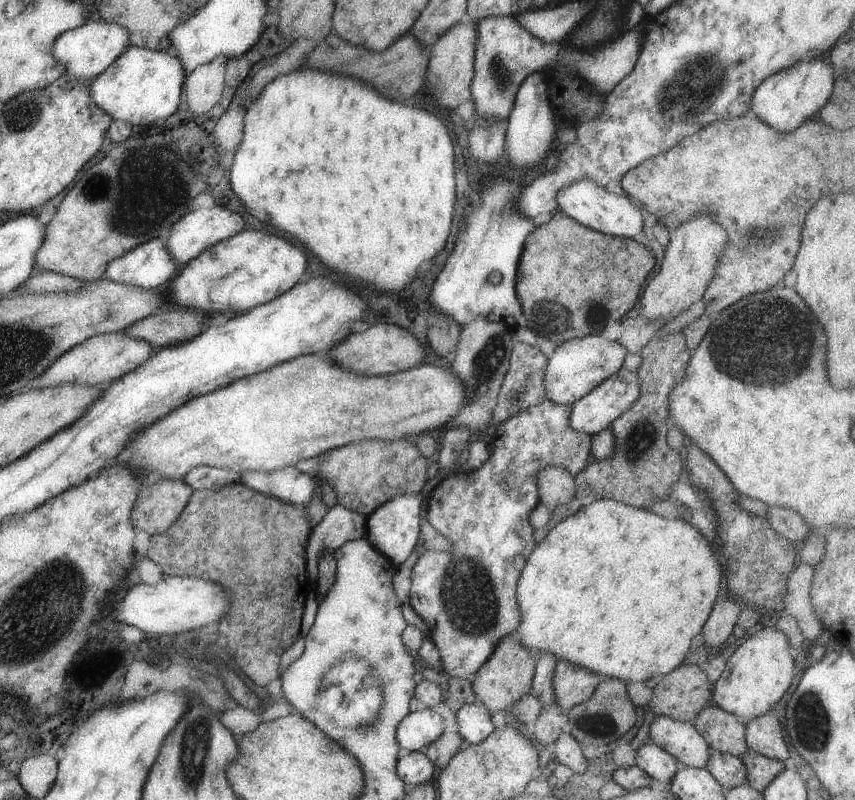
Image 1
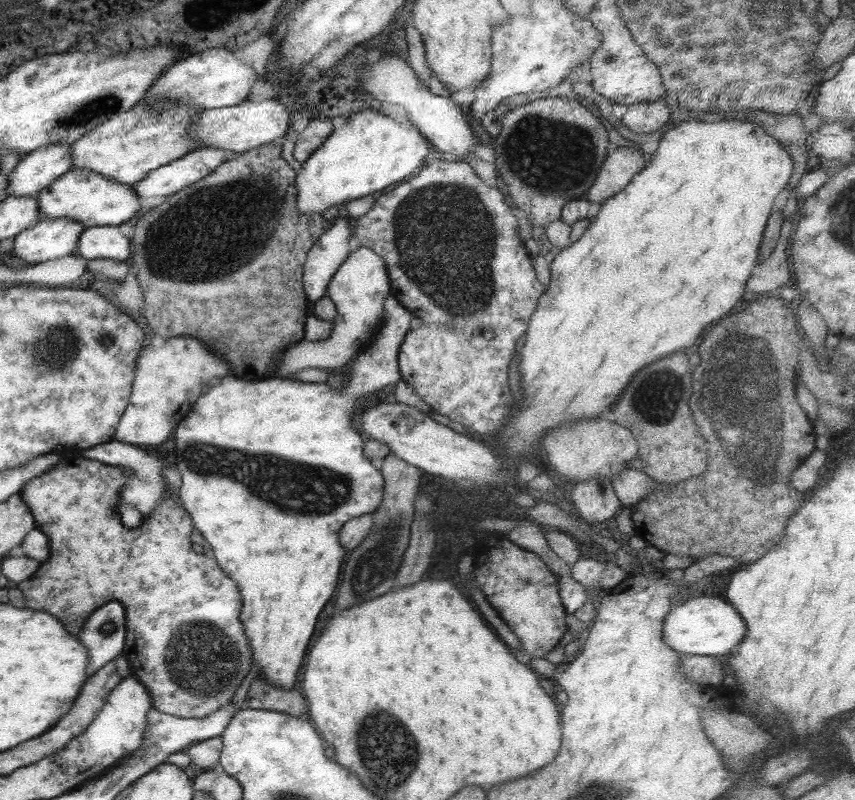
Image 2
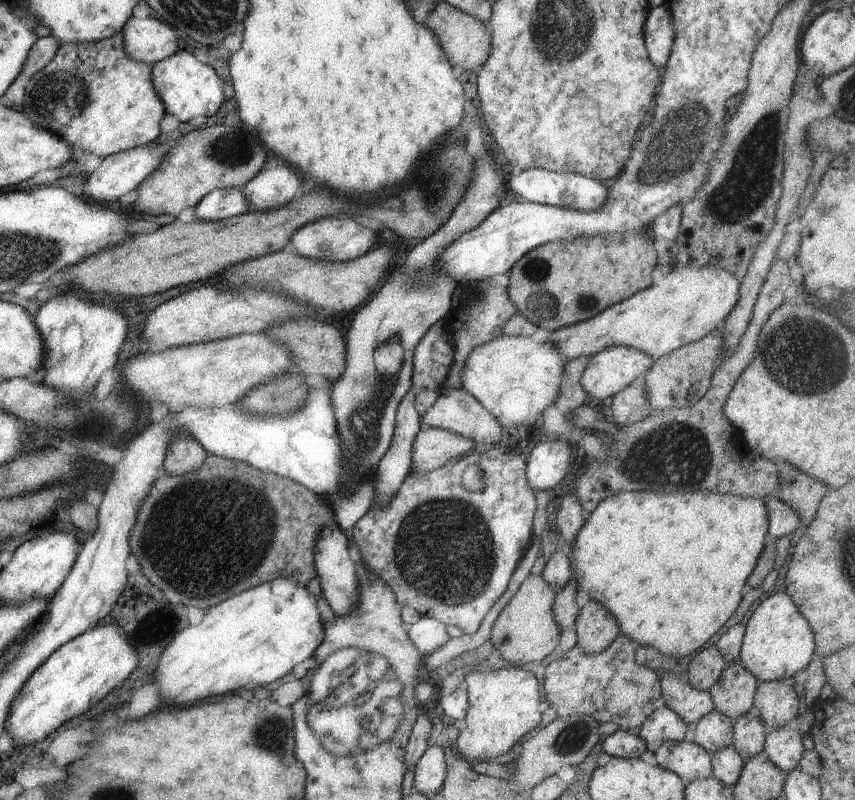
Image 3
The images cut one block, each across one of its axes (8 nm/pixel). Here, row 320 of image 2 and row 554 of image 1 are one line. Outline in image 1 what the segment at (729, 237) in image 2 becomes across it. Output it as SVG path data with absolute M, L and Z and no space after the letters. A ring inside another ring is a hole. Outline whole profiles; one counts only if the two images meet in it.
M595 499L588 505L582 506L577 512L555 523L549 532L546 532L541 542L538 542L528 554L516 582L515 598L520 619L511 636L535 656L551 653L557 660L567 661L573 666L590 670L598 675L613 677L625 683L644 681L656 674L664 675L681 664L697 644L702 624L707 620L717 592L721 588L723 570L721 570L721 563L717 564L717 560L713 558L711 550L705 538L689 525L684 513L677 519L668 520L655 515L650 510L630 507L613 499Z

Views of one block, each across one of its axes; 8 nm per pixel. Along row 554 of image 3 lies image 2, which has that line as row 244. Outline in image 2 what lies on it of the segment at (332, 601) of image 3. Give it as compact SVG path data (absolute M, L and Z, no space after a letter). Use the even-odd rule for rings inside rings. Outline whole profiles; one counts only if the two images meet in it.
M337 216L306 252L302 267L302 288L308 302L315 303L326 297L330 279L349 256L349 234L351 230L347 220Z

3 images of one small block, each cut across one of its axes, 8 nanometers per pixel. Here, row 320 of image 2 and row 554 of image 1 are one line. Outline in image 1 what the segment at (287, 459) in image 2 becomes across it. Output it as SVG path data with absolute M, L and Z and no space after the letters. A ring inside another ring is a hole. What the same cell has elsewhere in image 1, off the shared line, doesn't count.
M420 492L397 495L374 508L373 512L366 516L365 538L377 552L387 557L395 567L411 554L411 550L415 546L419 532L419 520L421 520L419 510L422 507L422 498Z

